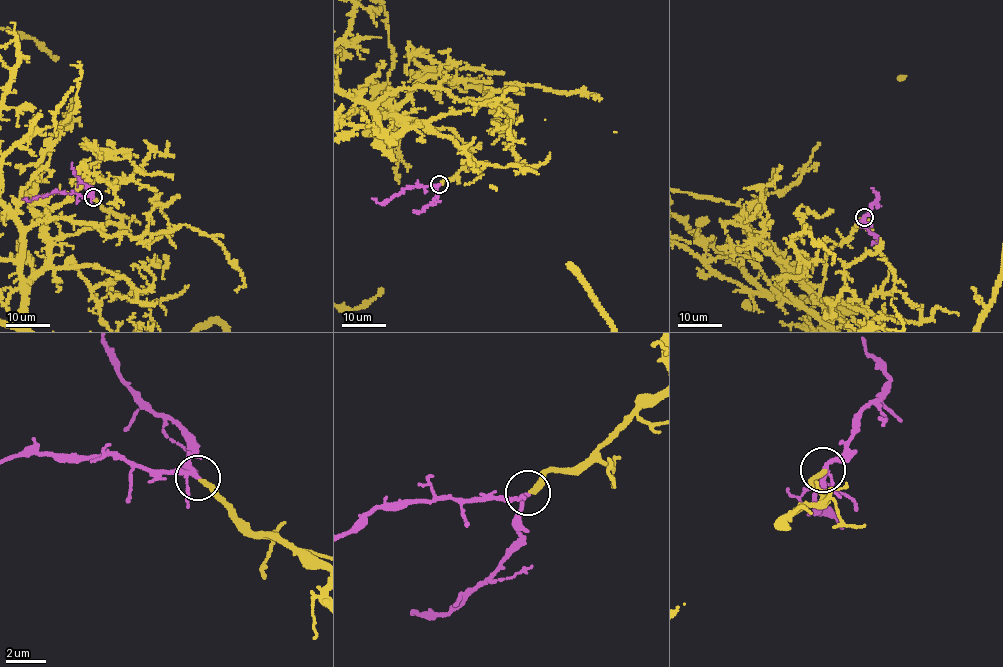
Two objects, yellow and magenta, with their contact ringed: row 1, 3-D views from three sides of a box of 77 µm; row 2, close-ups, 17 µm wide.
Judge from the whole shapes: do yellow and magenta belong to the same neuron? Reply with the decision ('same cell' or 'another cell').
same cell

